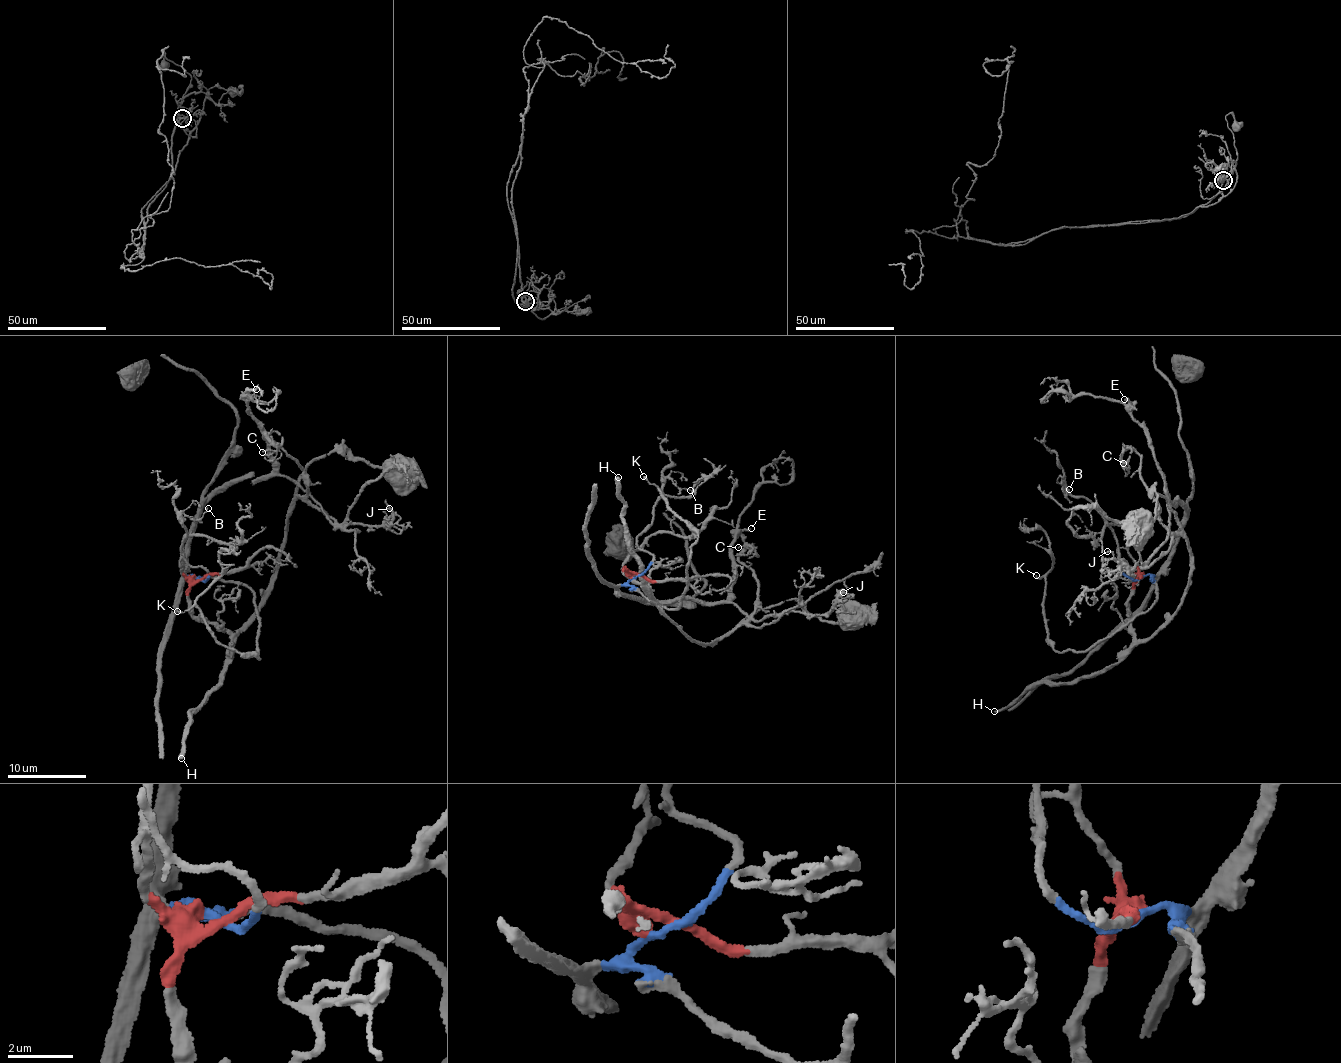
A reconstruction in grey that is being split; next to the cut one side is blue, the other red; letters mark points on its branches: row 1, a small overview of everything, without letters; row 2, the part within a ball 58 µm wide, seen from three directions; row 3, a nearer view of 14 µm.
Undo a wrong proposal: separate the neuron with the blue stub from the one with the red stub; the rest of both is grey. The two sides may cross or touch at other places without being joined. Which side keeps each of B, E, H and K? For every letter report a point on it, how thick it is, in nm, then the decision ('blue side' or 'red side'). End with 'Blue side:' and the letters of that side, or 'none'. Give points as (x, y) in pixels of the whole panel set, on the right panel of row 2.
B: (1069, 489) | 130 nm | blue side
E: (1124, 399) | 180 nm | blue side
H: (994, 711) | 320 nm | red side
K: (1036, 575) | 160 nm | blue side
Blue side: B, E, K

